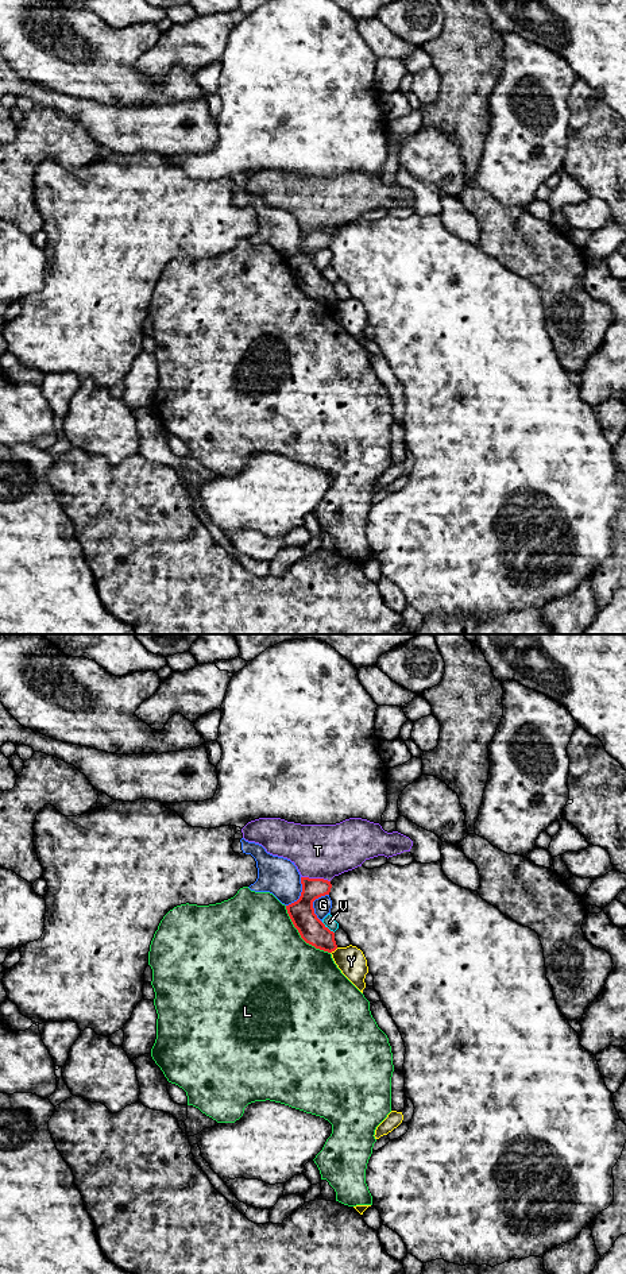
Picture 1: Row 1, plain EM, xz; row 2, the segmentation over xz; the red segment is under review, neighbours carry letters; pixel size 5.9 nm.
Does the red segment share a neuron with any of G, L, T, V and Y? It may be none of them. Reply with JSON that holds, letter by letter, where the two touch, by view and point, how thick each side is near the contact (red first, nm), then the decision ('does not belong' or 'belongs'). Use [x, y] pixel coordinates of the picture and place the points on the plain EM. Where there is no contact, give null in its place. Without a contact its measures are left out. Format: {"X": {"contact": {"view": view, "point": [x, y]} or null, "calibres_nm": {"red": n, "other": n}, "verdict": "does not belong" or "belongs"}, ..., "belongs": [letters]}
{"G": {"contact": {"view": "xz", "point": [312, 257]}, "calibres_nm": {"red": 160, "other": 100}, "verdict": "does not belong"}, "L": {"contact": {"view": "xz", "point": [300, 286]}, "calibres_nm": {"red": 160, "other": 500}, "verdict": "does not belong"}, "T": {"contact": {"view": "xz", "point": [316, 231]}, "calibres_nm": {"red": 150, "other": 320}, "verdict": "does not belong"}, "V": {"contact": {"view": "xz", "point": [327, 280]}, "calibres_nm": {"red": 160, "other": 70}, "verdict": "does not belong"}, "Y": {"contact": {"view": "xz", "point": [333, 302]}, "calibres_nm": {"red": 160, "other": 170}, "verdict": "does not belong"}, "belongs": []}

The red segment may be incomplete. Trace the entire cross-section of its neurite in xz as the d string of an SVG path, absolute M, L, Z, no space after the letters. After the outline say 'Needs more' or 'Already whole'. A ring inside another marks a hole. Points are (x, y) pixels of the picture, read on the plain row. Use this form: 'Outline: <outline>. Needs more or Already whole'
Outline: M301 229L302 244L297 254L286 258L287 266L301 290L316 301L332 305L337 301L335 285L314 266L313 254L329 247L332 236L324 231Z. Already whole

